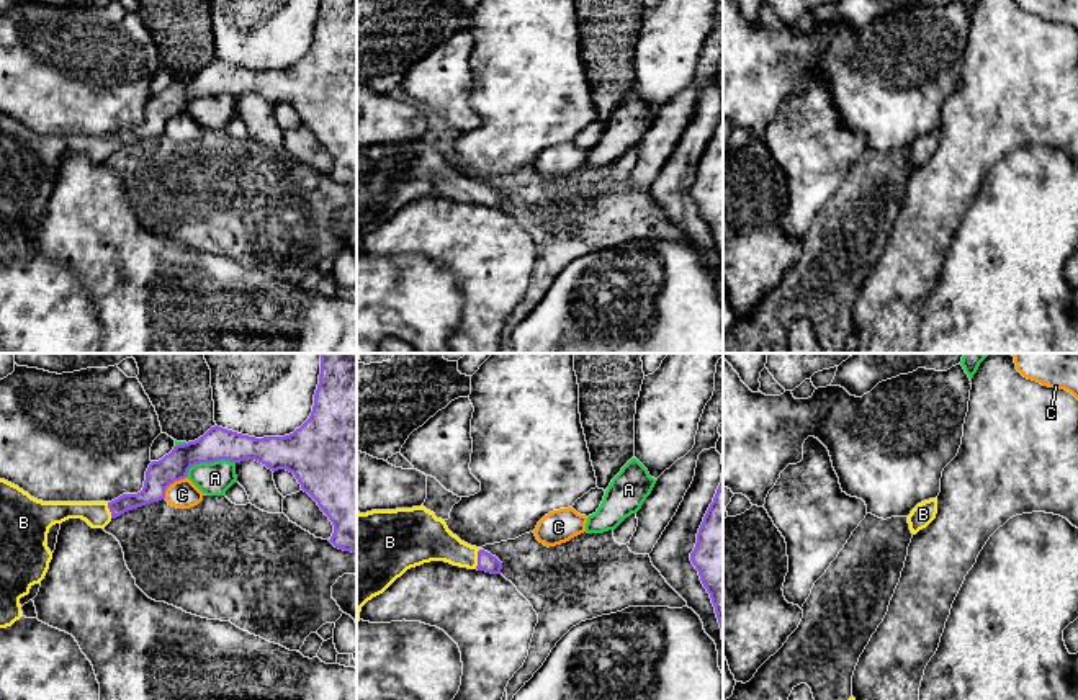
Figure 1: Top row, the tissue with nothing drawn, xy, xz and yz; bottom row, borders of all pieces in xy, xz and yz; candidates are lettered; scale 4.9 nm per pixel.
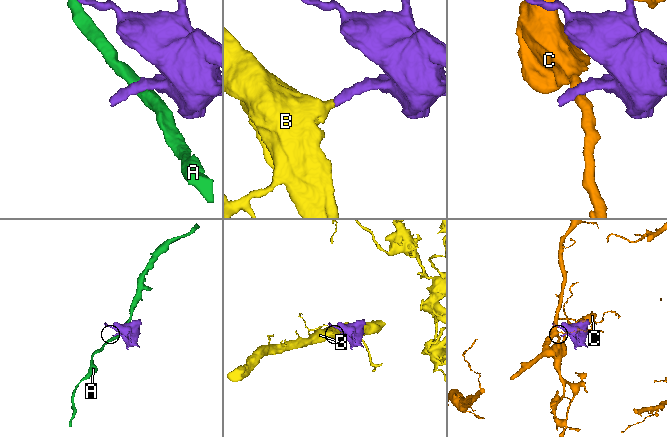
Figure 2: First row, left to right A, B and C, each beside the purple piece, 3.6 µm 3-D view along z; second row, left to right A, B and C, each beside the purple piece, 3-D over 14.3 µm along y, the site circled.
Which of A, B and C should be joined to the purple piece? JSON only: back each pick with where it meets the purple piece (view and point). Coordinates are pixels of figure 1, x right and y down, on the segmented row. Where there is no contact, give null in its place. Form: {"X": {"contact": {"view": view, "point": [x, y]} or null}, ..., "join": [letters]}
{"B": {"contact": {"view": "xz", "point": [478, 560]}}, "join": ["B"]}

